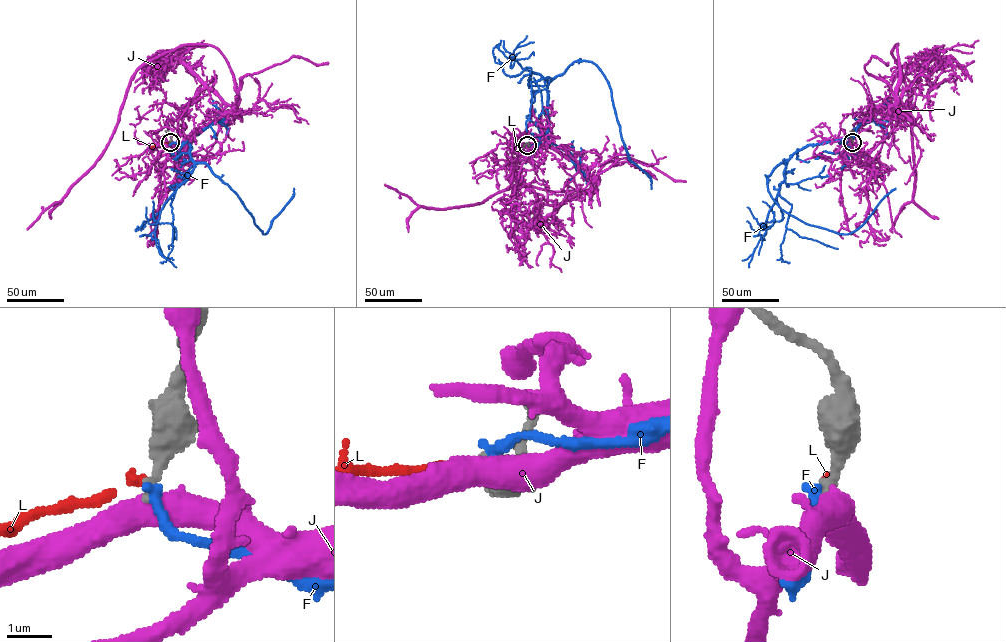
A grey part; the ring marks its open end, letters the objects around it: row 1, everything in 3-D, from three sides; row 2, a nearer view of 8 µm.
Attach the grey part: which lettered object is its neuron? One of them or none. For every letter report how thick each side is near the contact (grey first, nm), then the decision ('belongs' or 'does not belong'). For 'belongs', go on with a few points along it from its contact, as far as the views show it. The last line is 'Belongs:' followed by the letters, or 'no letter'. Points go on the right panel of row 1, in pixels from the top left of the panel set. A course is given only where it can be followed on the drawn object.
F: 240 nm thick on the grey side, 240 nm on the other; does not belong
J: 220 nm thick on the grey side, 550 nm on the other; does not belong
L: 280 nm thick on the grey side, 200 nm on the other; does not belong
Belongs: no letter

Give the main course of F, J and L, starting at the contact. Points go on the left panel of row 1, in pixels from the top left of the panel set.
F: (170, 142), (177, 149), (190, 140), (190, 157), (204, 162), (226, 183), (263, 234), (293, 196), (294, 188)
J: (170, 142), (180, 143), (200, 128)
L: (170, 142), (151, 147)

